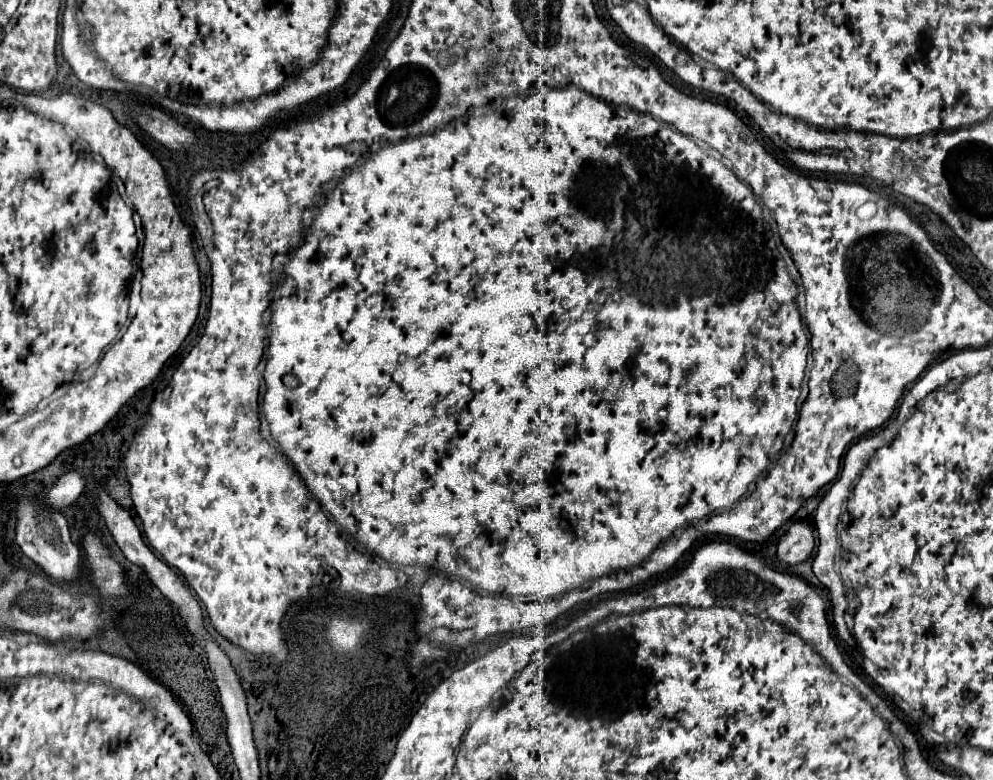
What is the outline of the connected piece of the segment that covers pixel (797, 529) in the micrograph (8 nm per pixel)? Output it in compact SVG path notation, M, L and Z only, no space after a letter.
M793 523L789 531L781 537L777 545L777 555L781 561L789 565L797 565L809 559L809 555L813 553L813 545L815 541L813 541L811 529L805 527L803 523Z

